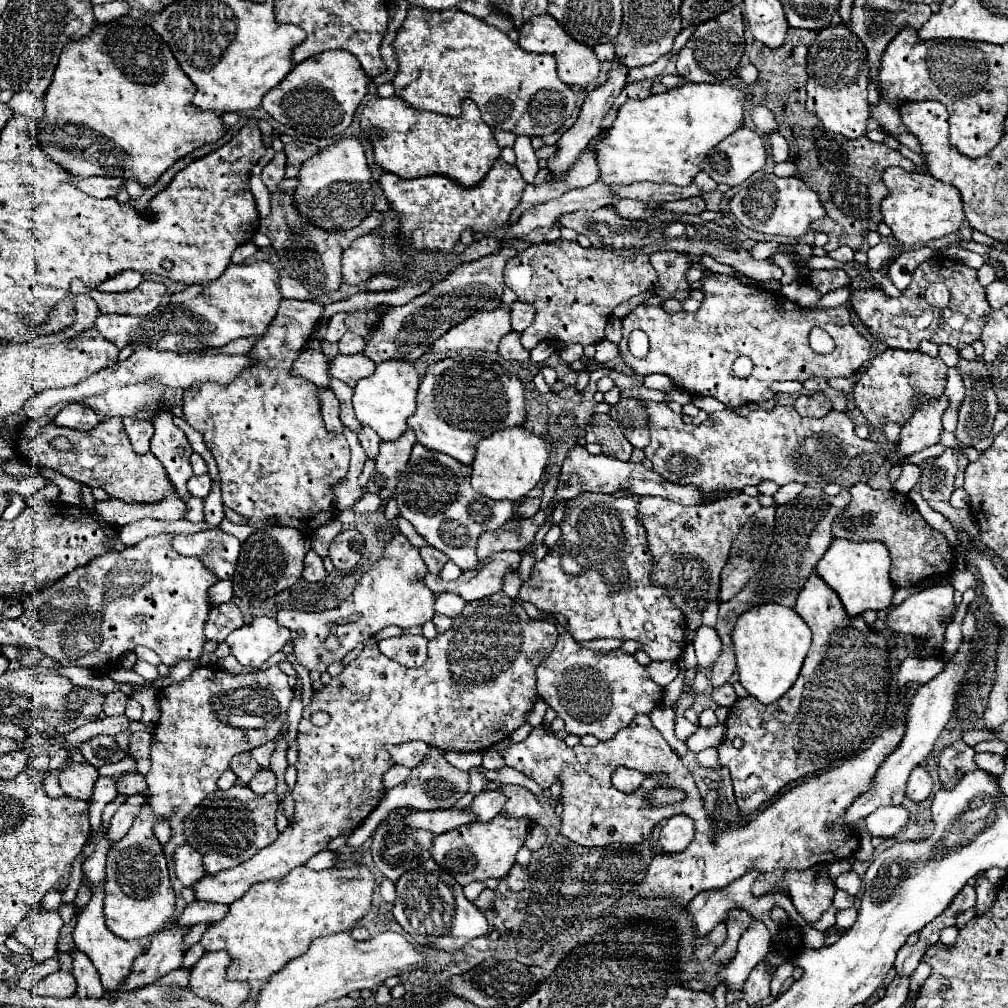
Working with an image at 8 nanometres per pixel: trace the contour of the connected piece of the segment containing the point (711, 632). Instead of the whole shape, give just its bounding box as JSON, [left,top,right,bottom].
[693,626,721,670]

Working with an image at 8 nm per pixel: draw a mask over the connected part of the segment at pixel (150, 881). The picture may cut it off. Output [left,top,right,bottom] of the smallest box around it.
[103,804,175,940]

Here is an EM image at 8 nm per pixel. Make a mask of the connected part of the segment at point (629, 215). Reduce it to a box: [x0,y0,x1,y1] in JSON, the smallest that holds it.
[613,200,647,220]

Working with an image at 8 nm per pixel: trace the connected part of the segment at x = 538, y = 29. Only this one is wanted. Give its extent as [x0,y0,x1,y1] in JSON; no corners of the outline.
[519,14,599,86]

